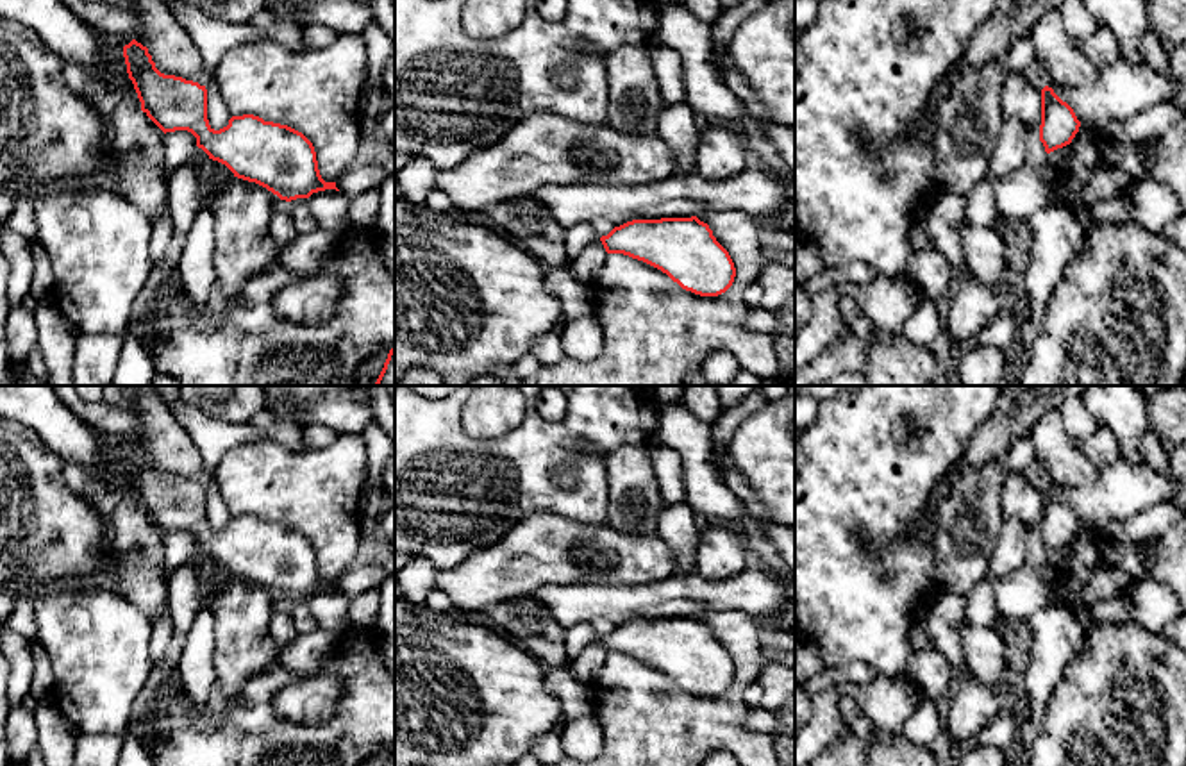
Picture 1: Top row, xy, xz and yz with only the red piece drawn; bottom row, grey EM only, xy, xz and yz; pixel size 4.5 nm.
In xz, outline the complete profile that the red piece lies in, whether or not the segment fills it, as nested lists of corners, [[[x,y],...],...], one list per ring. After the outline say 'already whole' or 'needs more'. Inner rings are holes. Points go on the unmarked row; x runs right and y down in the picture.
[[[697,616],[632,620],[600,637],[607,654],[623,654],[666,673],[700,696],[725,693],[736,677],[729,652]]] | already whole

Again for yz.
[[[1052,487],[1041,489],[1041,525],[1040,541],[1045,552],[1050,554],[1072,543],[1079,532],[1081,521],[1073,509],[1063,502]]] | already whole

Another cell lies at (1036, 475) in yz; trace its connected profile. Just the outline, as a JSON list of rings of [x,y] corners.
[[[1036,457],[1034,462],[1022,473],[1022,477],[1036,489],[1043,489],[1050,482],[1047,464]]]

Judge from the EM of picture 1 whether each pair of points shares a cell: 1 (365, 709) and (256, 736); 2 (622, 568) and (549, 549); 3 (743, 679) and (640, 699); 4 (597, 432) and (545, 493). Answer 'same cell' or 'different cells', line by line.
1: same cell
2: same cell
3: same cell
4: same cell

